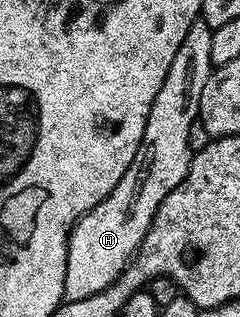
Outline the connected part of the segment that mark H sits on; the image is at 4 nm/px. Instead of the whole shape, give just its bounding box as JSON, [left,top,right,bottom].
[63,20,213,301]

